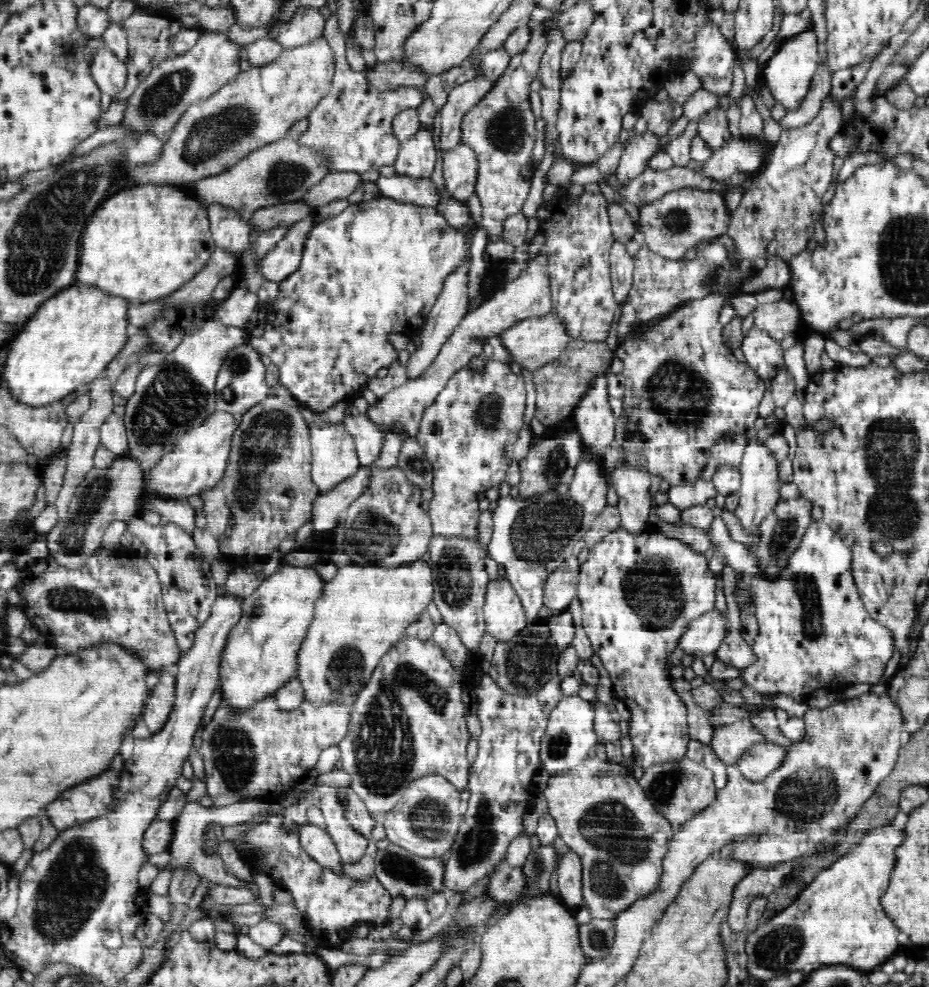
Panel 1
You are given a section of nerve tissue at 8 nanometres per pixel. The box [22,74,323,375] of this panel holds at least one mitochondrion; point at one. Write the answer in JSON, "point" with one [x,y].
{"point":[207,138]}

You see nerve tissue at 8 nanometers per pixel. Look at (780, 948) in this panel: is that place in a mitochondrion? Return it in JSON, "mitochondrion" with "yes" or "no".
{"mitochondrion":"yes"}

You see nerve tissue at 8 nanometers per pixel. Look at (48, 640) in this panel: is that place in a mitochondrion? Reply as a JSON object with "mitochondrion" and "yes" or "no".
{"mitochondrion":"no"}

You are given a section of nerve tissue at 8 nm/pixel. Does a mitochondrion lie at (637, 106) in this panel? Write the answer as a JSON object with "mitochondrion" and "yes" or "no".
{"mitochondrion":"no"}

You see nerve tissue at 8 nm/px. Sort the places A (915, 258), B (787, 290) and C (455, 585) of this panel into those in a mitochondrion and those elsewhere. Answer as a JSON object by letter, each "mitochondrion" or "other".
{"A":"mitochondrion","B":"other","C":"mitochondrion"}

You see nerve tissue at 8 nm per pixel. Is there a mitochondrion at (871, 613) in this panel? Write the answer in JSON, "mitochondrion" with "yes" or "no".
{"mitochondrion":"no"}

